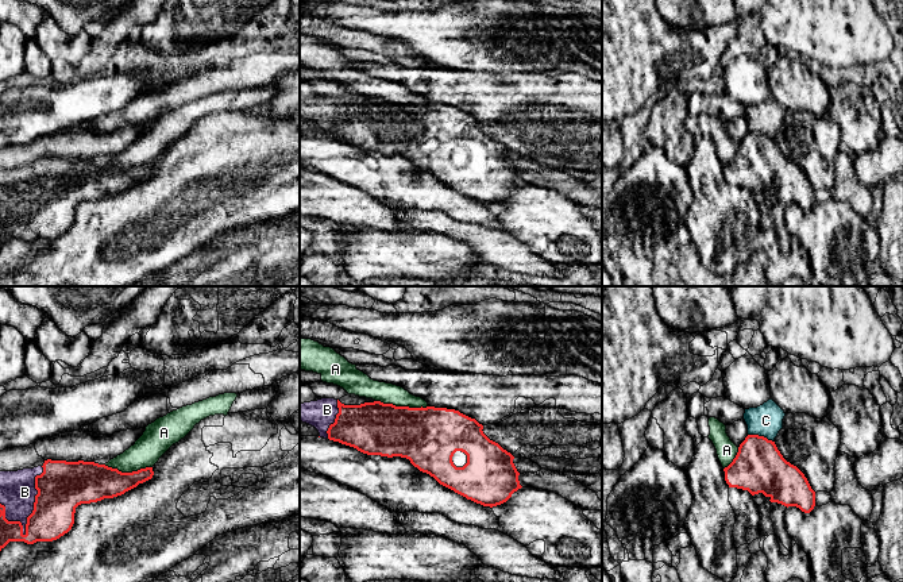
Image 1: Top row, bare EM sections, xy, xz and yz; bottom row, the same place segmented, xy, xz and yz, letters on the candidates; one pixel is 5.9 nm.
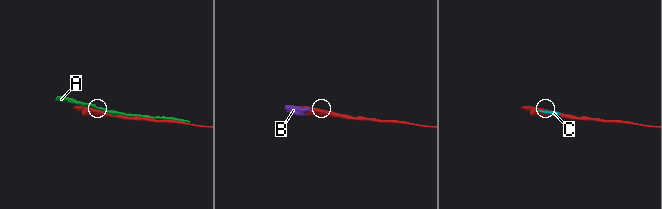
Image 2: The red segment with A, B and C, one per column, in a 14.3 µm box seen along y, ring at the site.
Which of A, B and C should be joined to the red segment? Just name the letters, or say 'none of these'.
B

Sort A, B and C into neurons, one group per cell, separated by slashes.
A / B / C

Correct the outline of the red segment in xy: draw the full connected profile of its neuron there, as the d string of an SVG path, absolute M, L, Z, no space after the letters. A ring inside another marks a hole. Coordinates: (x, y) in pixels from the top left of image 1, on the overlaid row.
M47 459L42 466L18 471L0 471L0 551L9 541L53 541L67 533L81 504L113 498L151 479L153 467L132 473L94 462Z

